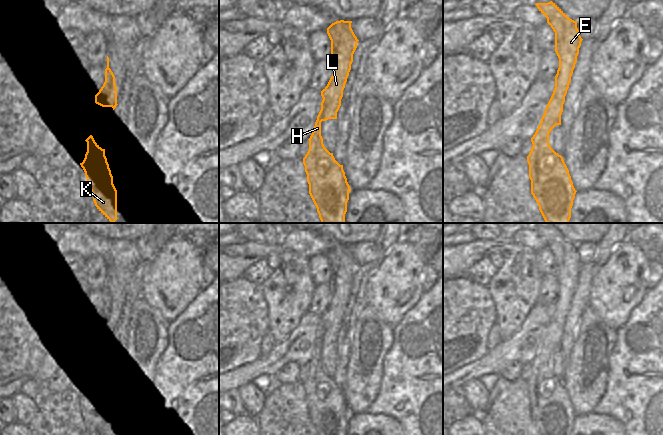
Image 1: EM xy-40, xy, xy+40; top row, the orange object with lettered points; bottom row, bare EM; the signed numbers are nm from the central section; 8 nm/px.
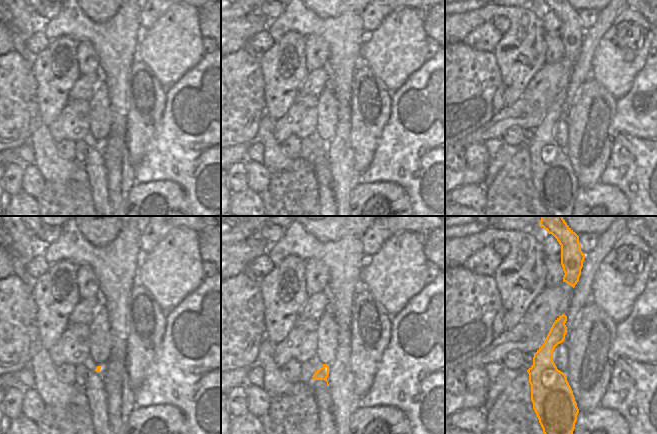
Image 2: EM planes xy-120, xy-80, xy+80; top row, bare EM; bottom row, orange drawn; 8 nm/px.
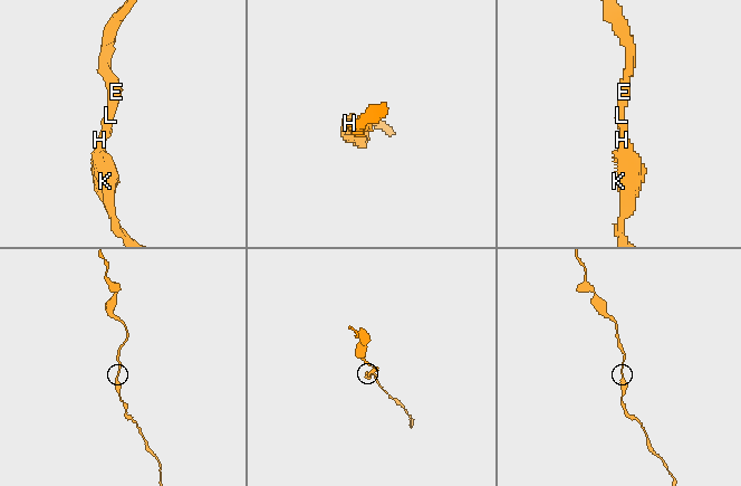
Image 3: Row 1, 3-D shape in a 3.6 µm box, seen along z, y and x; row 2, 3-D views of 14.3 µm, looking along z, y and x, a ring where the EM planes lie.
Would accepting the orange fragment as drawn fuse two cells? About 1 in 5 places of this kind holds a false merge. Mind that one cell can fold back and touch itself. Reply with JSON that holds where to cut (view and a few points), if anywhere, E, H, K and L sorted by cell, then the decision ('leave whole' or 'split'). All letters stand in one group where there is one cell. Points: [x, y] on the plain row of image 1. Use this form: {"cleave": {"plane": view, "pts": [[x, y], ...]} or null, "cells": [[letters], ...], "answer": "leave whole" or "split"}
{"cleave": null, "cells": [["E", "H", "K", "L"]], "answer": "leave whole"}

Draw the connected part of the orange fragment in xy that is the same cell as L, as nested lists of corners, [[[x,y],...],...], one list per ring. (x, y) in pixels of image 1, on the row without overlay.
[[[336,245],[327,252],[331,264],[331,290],[333,298],[321,315],[323,322],[309,364],[309,374],[303,382],[309,418],[317,435],[347,435],[351,412],[343,389],[340,389],[323,368],[321,346],[337,343],[343,314],[351,294],[353,278],[359,265],[352,252],[352,245]]]

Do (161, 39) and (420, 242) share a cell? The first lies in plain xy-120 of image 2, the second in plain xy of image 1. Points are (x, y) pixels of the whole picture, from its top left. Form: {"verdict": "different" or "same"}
{"verdict": "different"}

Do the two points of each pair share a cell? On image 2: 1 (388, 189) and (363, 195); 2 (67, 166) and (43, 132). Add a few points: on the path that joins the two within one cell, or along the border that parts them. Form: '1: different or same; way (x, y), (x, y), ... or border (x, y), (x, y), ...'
1: same; way (382, 191), (373, 192), (369, 195)
2: same; way (57, 161), (44, 148), (43, 142)

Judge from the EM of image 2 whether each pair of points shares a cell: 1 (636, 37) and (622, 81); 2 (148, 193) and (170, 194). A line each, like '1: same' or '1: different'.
1: same
2: same

